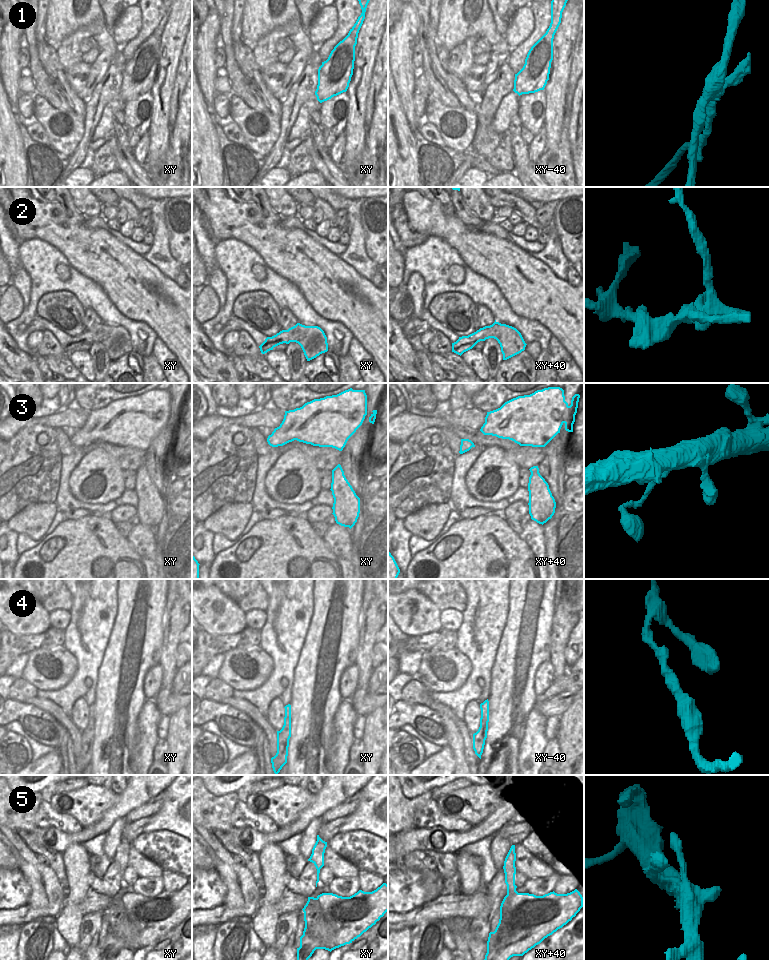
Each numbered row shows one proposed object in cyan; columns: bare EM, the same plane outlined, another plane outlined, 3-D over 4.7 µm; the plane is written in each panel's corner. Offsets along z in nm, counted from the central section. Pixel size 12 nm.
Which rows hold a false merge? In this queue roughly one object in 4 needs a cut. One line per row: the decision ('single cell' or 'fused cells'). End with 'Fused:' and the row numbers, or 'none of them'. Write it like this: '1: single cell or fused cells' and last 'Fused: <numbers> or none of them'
1: fused cells
2: fused cells
3: single cell
4: single cell
5: single cell
Fused: 1, 2

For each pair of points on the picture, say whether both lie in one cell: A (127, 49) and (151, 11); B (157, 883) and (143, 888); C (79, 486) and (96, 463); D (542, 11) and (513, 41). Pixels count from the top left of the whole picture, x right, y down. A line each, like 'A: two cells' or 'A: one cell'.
A: one cell
B: one cell
C: one cell
D: two cells

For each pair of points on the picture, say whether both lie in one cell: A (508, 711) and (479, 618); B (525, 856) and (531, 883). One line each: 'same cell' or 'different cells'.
A: different cells
B: different cells

